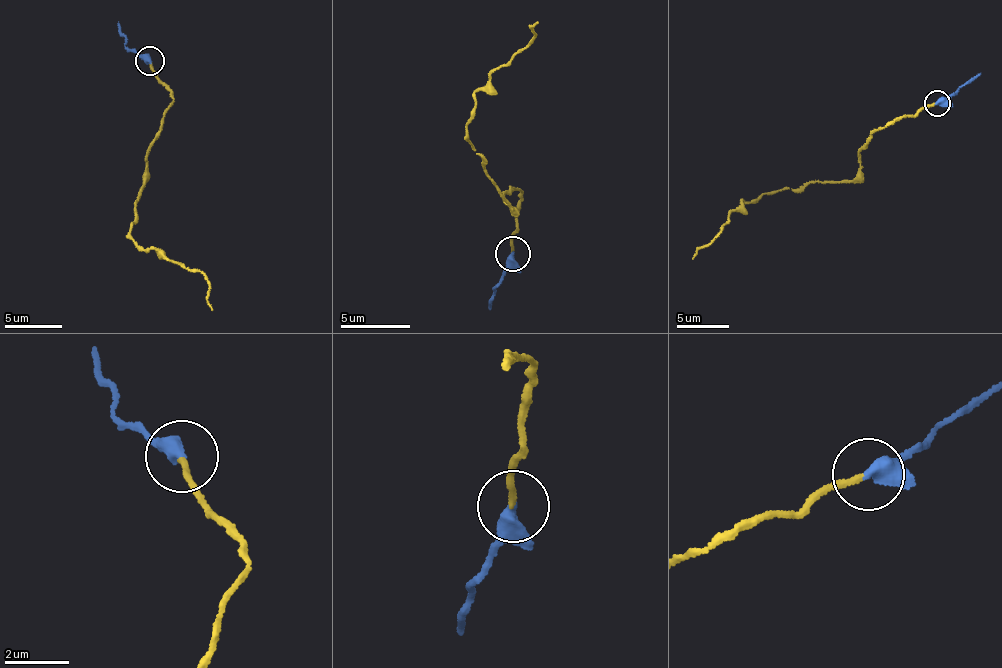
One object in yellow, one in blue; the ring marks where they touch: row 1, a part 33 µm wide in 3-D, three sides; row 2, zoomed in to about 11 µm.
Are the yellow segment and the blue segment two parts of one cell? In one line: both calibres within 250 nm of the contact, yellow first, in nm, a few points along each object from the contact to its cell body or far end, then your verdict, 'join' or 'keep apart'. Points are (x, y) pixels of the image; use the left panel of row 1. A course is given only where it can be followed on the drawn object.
180 nm thick on the yellow side, 360 nm on the other; yellow runs (149, 60), (172, 101), (148, 148), (130, 236), (141, 247), (150, 247), (206, 277), (213, 310); blue runs (149, 60), (128, 47), (117, 21); keep apart

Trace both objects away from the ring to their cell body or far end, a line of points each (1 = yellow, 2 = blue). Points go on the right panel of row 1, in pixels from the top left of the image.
1: (936, 102), (914, 115), (893, 118), (872, 134), (860, 153), (859, 173), (850, 180), (743, 199), (692, 259)
2: (936, 102), (946, 101), (981, 72)

